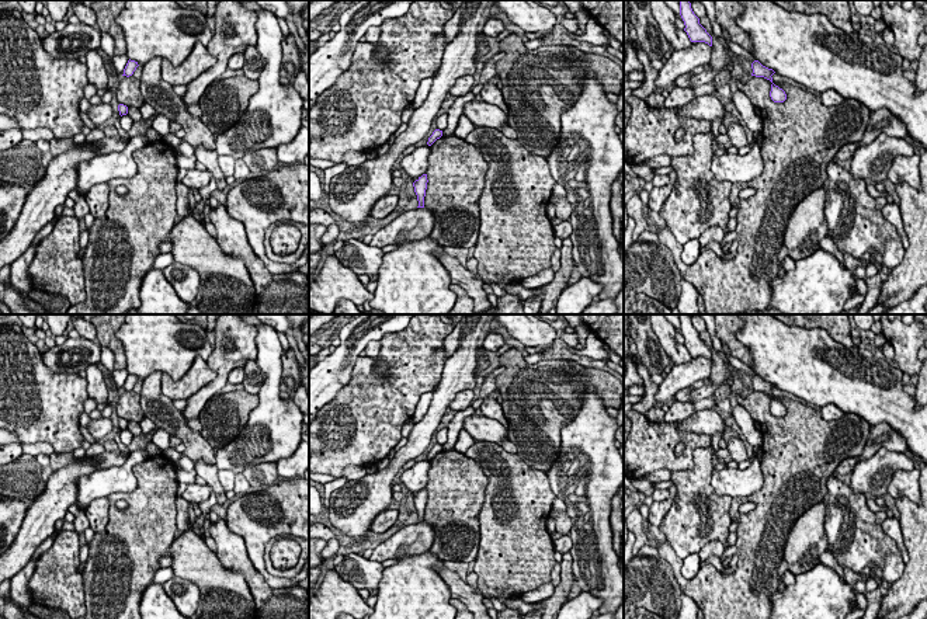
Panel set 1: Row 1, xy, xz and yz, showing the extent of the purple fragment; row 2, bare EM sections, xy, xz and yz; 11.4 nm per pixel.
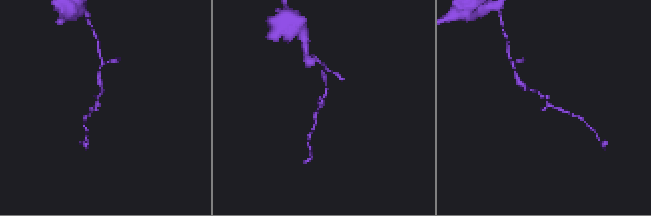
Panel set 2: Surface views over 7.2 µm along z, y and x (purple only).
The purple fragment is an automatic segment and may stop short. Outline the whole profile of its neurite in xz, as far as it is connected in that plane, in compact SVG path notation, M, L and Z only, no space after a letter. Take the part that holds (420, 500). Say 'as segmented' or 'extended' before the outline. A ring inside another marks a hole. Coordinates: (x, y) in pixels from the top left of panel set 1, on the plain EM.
as segmented; M423 488L413 497L414 507L416 507L417 515L419 515L417 522L424 522L424 511L426 511L427 497L428 497L427 488Z

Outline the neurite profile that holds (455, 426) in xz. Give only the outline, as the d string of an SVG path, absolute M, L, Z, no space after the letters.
M469 406L462 411L456 411L454 418L448 424L448 437L447 437L447 442L442 445L442 451L449 451L455 448L456 439L464 425L464 420L468 415L472 415L473 413L475 413L475 408L472 406Z

